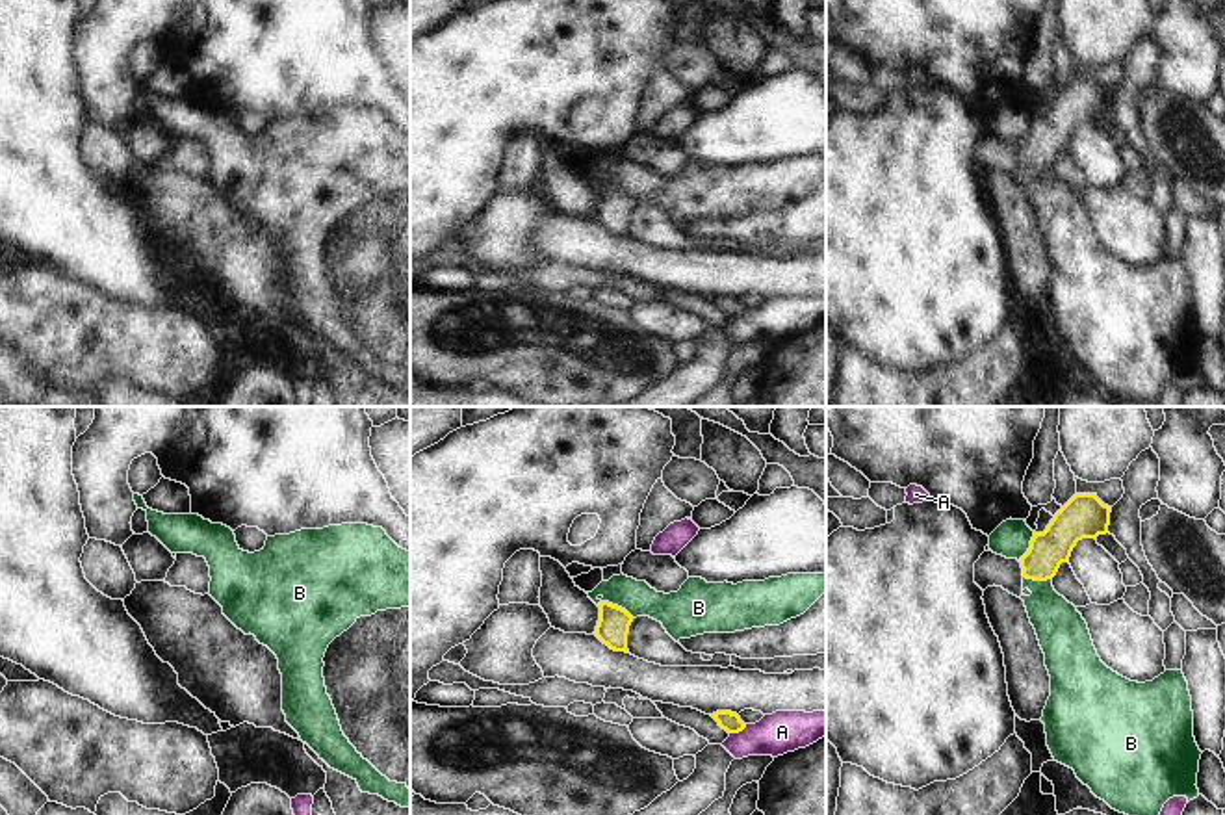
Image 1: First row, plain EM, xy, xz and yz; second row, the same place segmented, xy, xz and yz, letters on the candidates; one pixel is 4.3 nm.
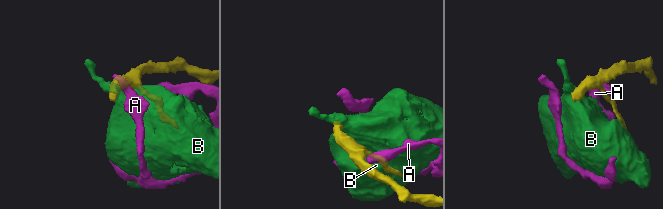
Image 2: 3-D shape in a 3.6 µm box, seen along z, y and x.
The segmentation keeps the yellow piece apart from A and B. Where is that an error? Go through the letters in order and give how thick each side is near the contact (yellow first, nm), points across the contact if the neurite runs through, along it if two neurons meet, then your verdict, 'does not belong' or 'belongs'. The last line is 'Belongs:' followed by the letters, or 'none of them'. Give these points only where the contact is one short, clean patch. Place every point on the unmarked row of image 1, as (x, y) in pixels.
A: calibres 90 and 180 nm; border xz (747, 309), (730, 318); does not belong
B: calibres 140 and 150 nm; border xz (596, 188), (617, 188), (633, 201); does not belong
Belongs: none of them

